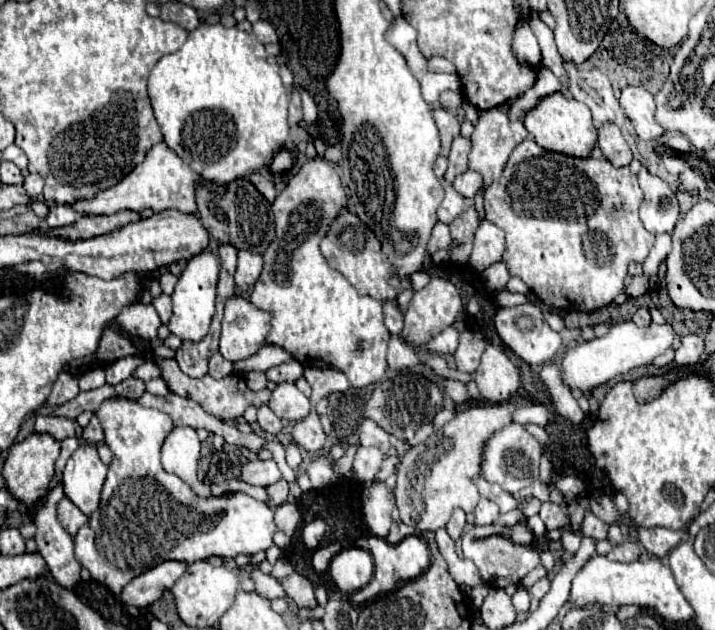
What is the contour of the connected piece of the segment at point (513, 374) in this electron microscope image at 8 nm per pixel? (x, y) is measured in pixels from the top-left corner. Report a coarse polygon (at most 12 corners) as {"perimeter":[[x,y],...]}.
{"perimeter":[[488,344],[472,374],[492,404],[520,388],[518,368],[502,348]]}

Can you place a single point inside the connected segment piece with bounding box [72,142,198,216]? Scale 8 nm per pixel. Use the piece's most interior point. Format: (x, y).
(163, 180)

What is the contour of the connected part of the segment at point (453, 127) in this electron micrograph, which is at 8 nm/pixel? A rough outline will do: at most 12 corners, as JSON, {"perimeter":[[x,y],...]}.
{"perimeter":[[444,108],[434,110],[434,120],[442,138],[440,154],[450,154],[460,122]]}

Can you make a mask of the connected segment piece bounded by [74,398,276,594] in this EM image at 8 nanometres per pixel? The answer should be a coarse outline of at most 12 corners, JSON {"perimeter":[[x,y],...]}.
{"perimeter":[[104,400],[114,452],[76,560],[114,594],[166,560],[272,546],[244,492],[160,464],[168,414]]}

